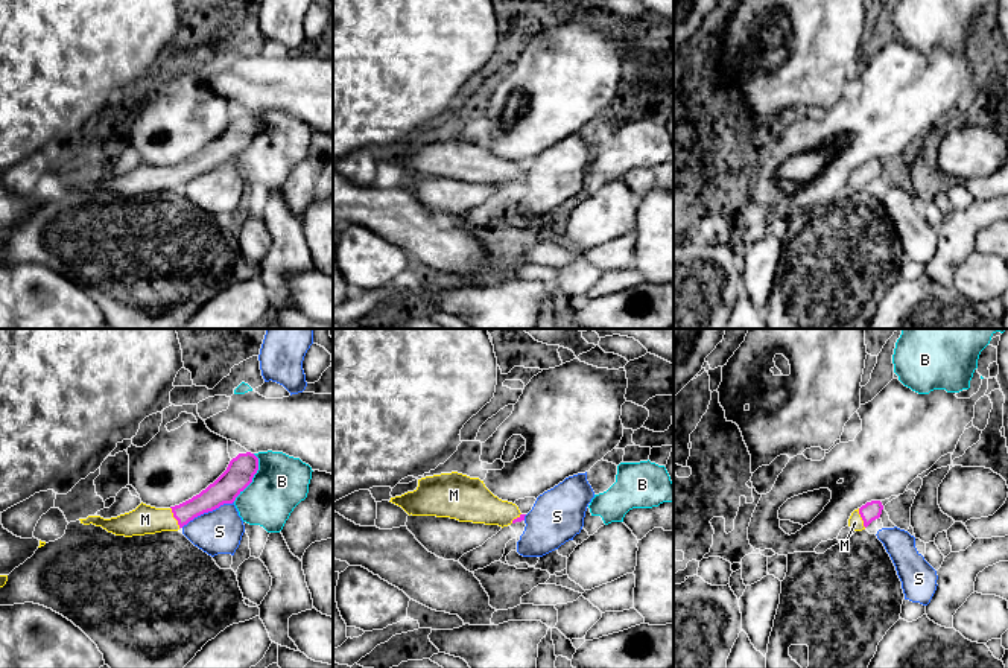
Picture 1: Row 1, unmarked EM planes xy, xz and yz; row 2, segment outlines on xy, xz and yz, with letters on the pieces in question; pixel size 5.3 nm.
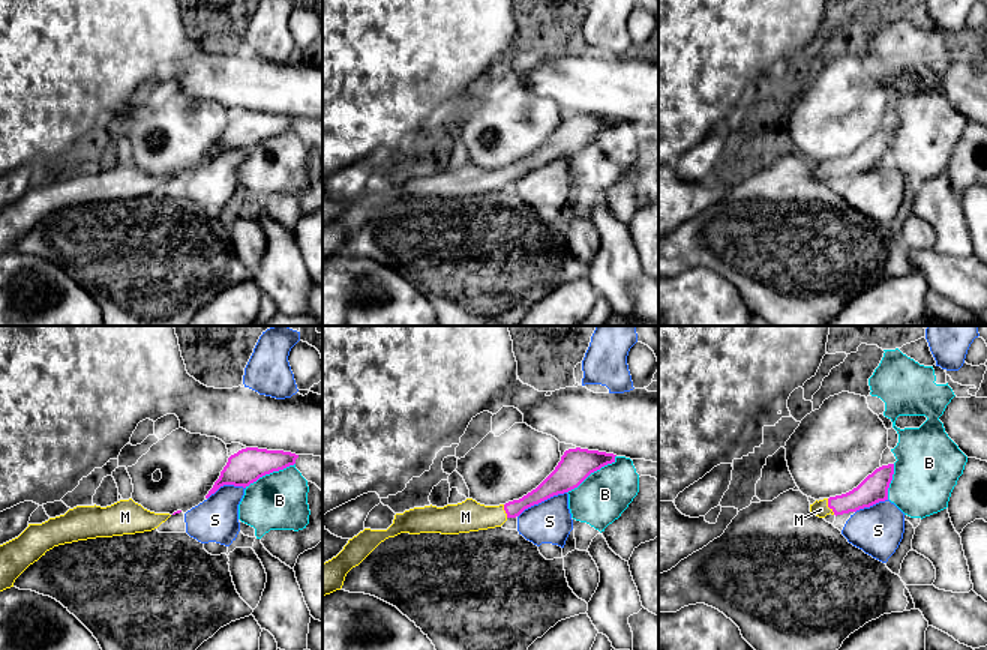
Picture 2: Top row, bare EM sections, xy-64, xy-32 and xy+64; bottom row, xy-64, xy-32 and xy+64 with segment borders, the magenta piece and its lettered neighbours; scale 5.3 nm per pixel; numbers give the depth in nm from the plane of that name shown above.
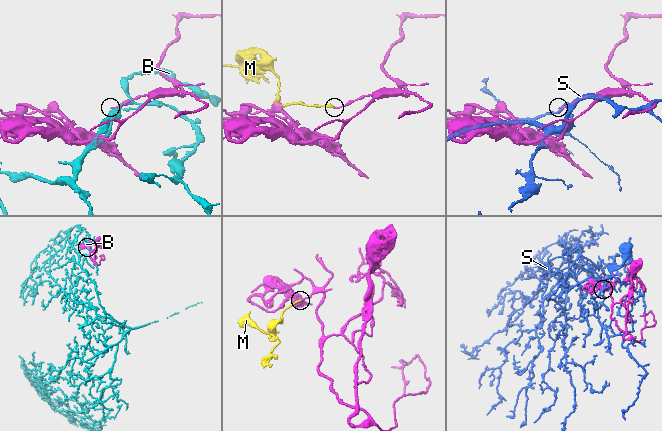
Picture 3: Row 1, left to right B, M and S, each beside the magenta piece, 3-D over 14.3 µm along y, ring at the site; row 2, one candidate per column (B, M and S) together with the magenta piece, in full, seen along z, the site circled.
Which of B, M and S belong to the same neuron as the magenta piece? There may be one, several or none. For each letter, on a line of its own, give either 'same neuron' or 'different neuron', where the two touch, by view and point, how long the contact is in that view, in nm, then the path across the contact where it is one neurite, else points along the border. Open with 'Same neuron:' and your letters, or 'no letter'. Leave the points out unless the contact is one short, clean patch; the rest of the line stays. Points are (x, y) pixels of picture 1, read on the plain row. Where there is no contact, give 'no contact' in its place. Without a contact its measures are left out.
Same neuron: M
B: different neuron; contact xy (253, 136); length 280 nm
M: same neuron; contact xy (174, 175); length 120 nm; way xy (215, 154), (174, 175), (145, 178)
S: different neuron; contact xy (207, 171); length 320 nm

